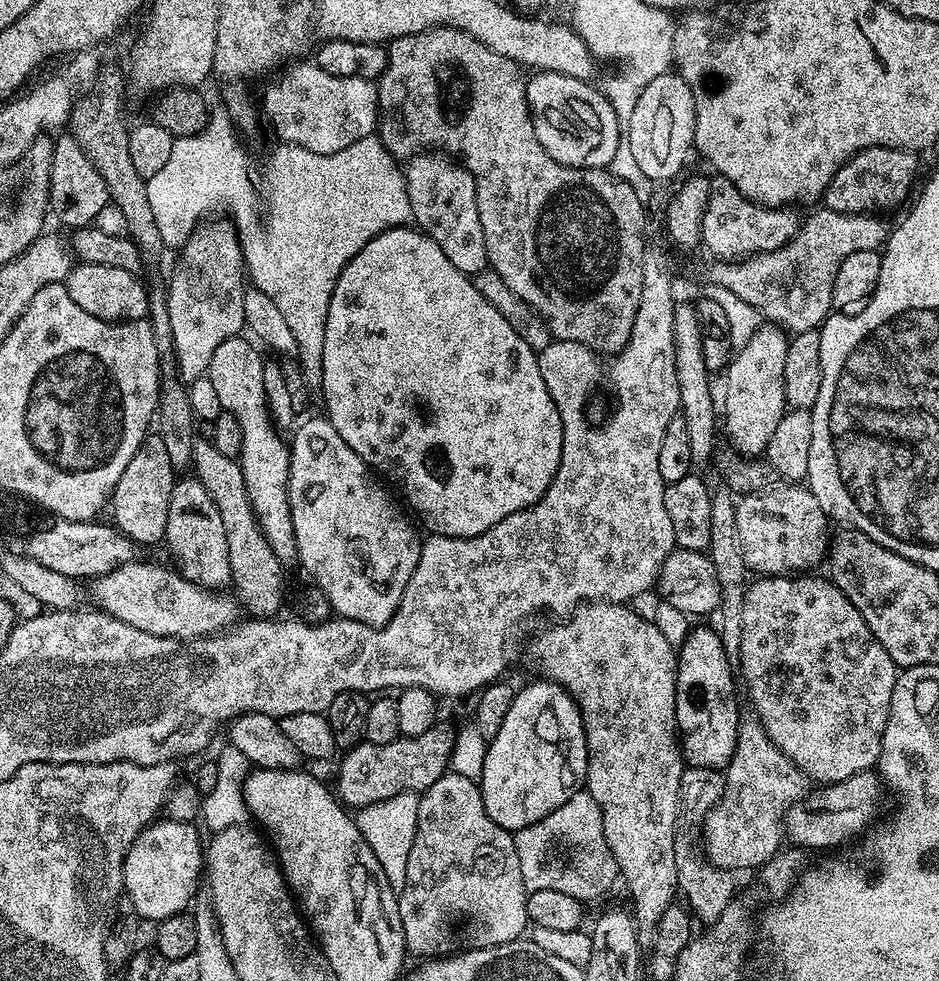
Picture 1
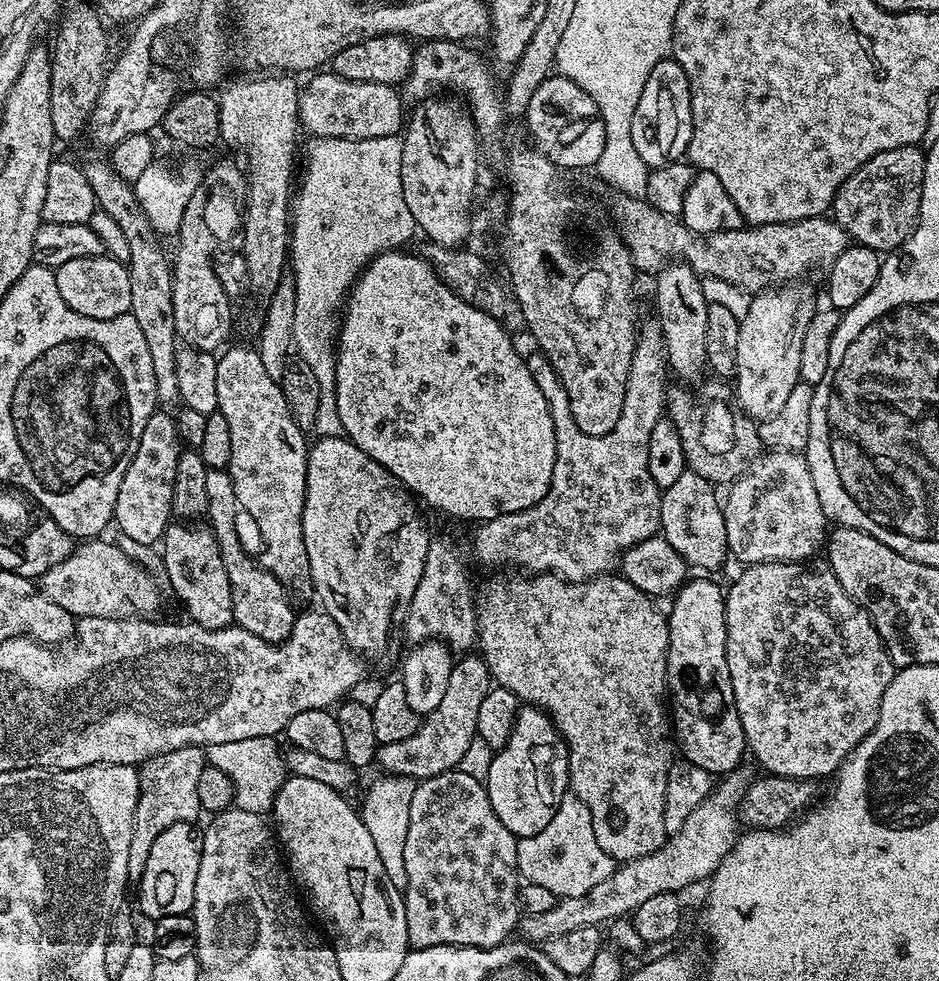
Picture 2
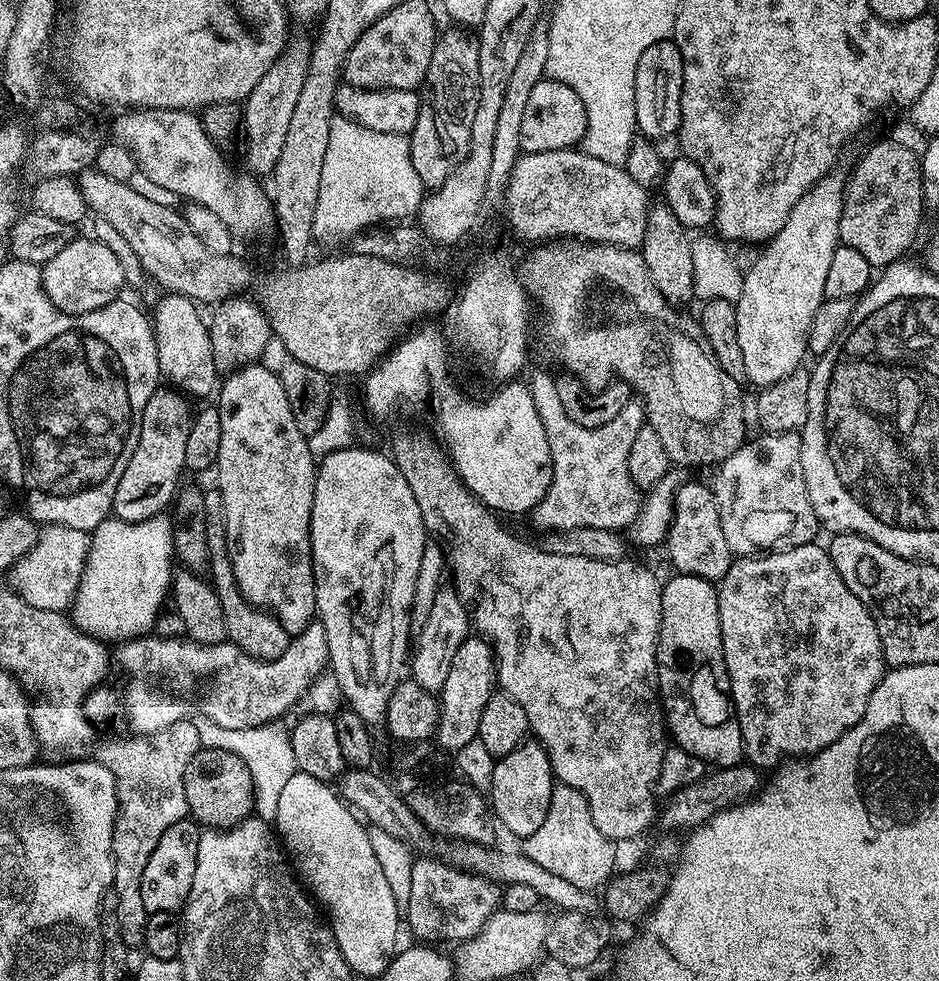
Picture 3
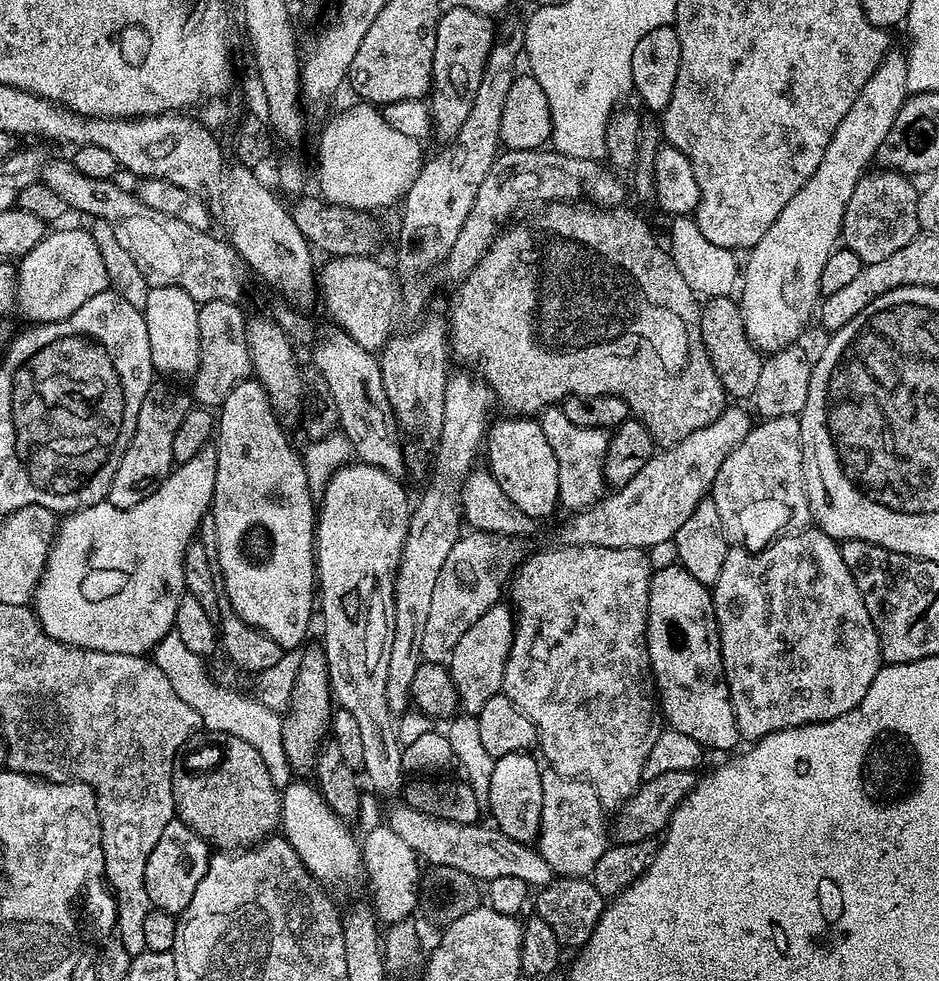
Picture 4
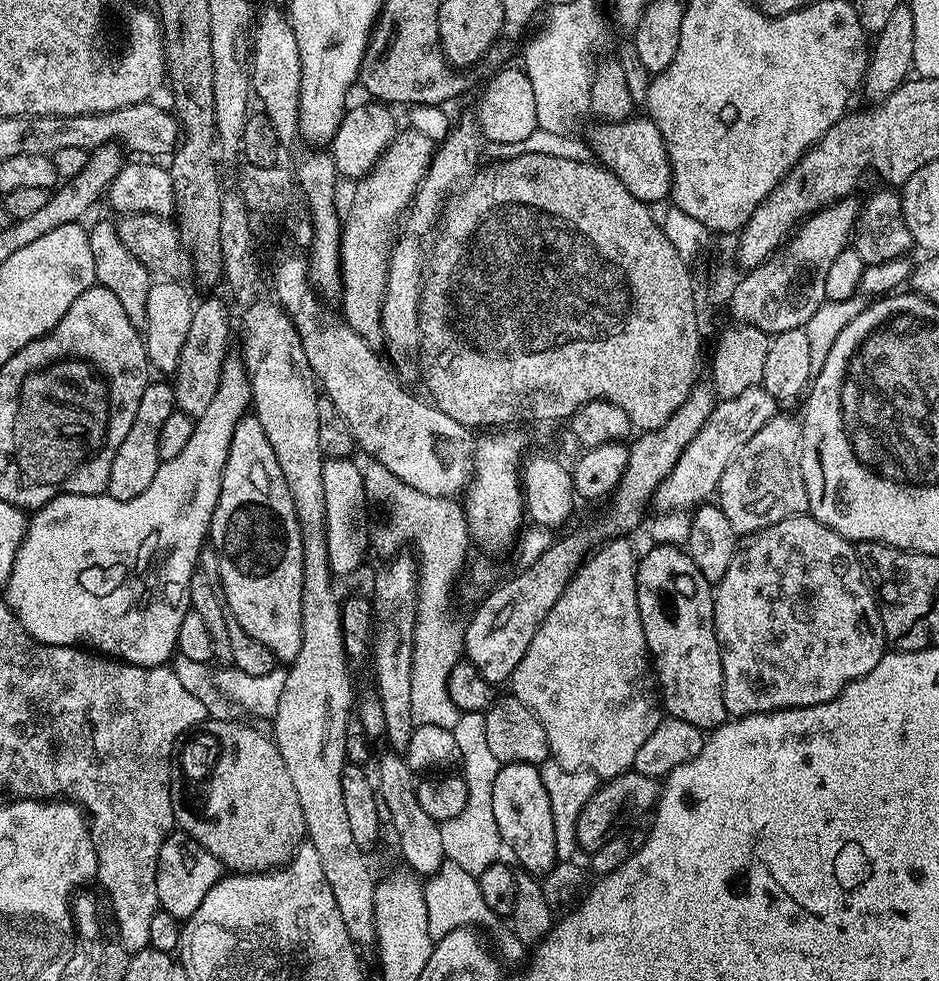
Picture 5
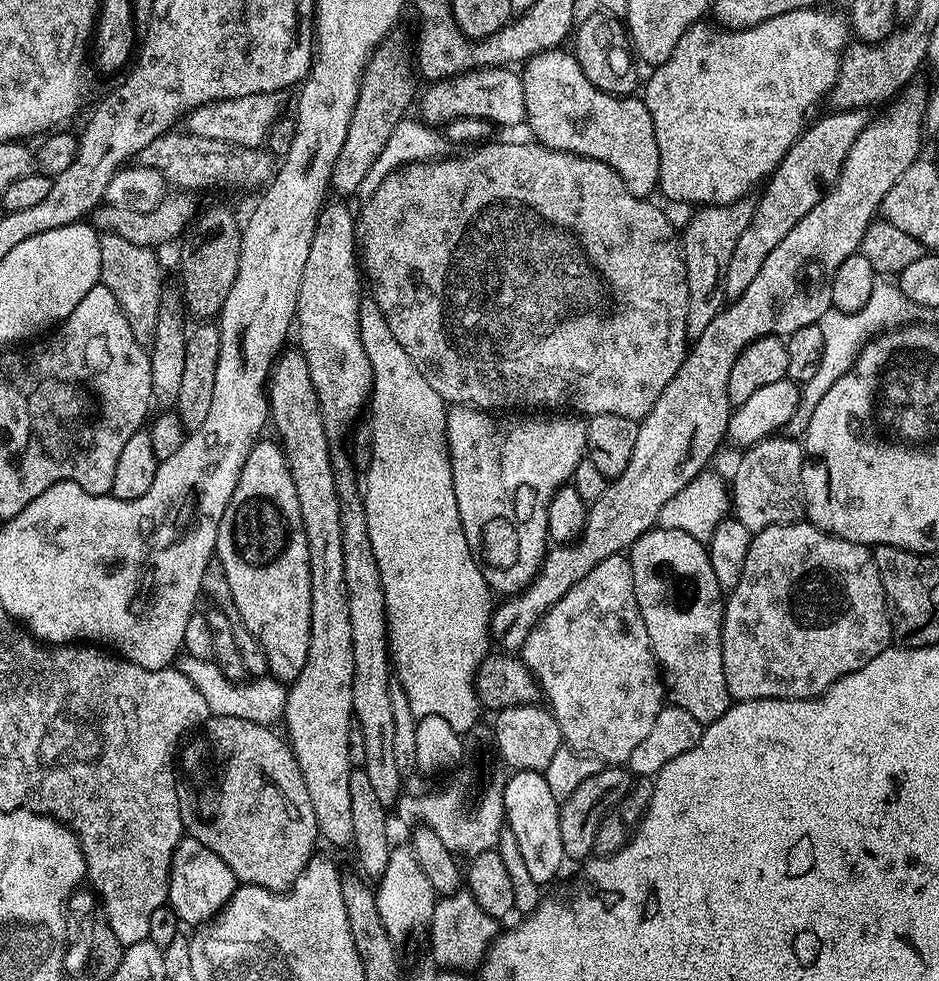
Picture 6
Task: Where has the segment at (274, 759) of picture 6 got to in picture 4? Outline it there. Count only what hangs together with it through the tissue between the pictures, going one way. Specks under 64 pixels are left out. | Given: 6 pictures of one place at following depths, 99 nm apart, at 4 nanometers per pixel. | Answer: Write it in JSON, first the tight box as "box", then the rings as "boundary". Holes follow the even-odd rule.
{"box":[172,736,281,850],"boundary":[[[232,736],[232,744],[228,744],[228,760],[224,760],[224,768],[220,768],[220,772],[212,772],[212,776],[204,776],[204,780],[188,780],[188,776],[172,778],[172,793],[176,803],[176,816],[216,850],[247,849],[259,844],[280,828],[281,789],[274,786],[270,770],[266,770],[266,762],[262,762],[262,754],[258,754],[258,750],[254,750],[254,746],[250,746],[250,742],[242,738]]]}

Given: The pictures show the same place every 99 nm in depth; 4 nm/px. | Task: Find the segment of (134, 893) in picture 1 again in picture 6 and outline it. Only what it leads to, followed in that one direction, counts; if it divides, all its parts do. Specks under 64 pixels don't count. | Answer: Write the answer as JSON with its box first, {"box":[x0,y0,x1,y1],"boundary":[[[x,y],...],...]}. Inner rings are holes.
{"box":[167,838,238,926],"boundary":[[[191,838],[180,841],[180,845],[174,850],[174,858],[168,875],[167,907],[174,910],[181,925],[199,926],[208,923],[213,916],[219,914],[230,902],[230,898],[236,892],[238,881],[234,870],[214,854],[202,842]]]}

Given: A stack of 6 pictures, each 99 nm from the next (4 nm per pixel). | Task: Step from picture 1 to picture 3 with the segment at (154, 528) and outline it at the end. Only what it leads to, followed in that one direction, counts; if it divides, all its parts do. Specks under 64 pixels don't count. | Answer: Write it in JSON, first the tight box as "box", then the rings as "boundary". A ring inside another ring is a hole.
{"box":[112,386,194,524],"boundary":[[[160,386],[150,402],[146,402],[138,446],[134,446],[134,454],[118,480],[118,490],[114,490],[112,510],[115,519],[137,524],[161,515],[175,501],[182,484],[180,475],[186,472],[186,442],[190,439],[194,417],[194,408],[188,401],[189,397],[175,387]]]}

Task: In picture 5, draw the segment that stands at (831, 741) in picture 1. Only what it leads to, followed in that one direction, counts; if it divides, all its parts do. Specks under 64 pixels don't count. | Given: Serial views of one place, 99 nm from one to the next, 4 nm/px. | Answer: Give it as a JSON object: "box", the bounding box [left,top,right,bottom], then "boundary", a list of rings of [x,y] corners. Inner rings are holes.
{"box":[712,514,886,717],"boundary":[[[811,514],[791,516],[769,528],[763,528],[755,533],[748,545],[741,547],[730,562],[730,570],[726,578],[715,585],[712,601],[714,602],[714,626],[722,658],[722,698],[726,702],[729,717],[760,715],[763,712],[780,712],[783,708],[805,708],[818,706],[835,698],[847,684],[860,680],[886,654],[886,641],[884,639],[884,623],[880,617],[880,606],[875,591],[864,574],[864,567],[860,565],[860,558],[853,541],[845,536],[839,536],[822,522],[818,522]]]}

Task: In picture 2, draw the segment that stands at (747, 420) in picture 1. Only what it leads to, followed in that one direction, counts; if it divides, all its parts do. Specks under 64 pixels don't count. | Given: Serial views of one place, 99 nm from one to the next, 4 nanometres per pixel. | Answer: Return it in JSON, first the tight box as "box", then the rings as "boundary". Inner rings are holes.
{"box":[736,286,814,422],"boundary":[[[776,286],[751,297],[749,309],[740,318],[736,355],[736,400],[739,411],[759,422],[768,419],[786,402],[790,390],[801,383],[802,338],[814,311],[814,303],[800,286]]]}

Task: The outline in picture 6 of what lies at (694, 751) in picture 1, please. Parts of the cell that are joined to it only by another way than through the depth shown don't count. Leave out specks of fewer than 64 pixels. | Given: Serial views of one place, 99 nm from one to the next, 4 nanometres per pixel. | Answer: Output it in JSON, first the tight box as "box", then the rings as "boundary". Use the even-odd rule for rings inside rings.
{"box":[630,526,730,725],"boundary":[[[659,526],[651,528],[646,534],[642,534],[632,544],[630,549],[630,559],[632,562],[632,573],[634,574],[634,594],[638,602],[638,610],[642,614],[642,622],[646,622],[646,634],[650,638],[652,652],[656,656],[657,665],[662,673],[666,696],[675,707],[686,710],[702,725],[713,724],[722,714],[726,714],[730,703],[728,687],[726,686],[726,674],[722,666],[722,622],[724,621],[724,602],[726,593],[724,589],[718,586],[718,578],[714,578],[714,566],[710,566],[710,558],[705,541],[694,538],[686,534],[686,530],[670,530]]]}

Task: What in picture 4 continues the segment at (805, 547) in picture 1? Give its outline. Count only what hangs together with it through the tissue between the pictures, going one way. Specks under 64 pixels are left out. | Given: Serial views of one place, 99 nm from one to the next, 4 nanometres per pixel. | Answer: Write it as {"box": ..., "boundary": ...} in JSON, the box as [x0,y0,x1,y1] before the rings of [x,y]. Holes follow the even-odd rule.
{"box":[710,416,809,552],"boundary":[[[799,416],[761,419],[746,434],[744,441],[722,462],[718,478],[714,478],[710,499],[718,506],[718,518],[722,518],[722,530],[729,545],[760,552],[785,531],[793,520],[796,526],[809,523],[808,495],[804,489],[804,467],[802,466],[802,446],[800,445]]]}

